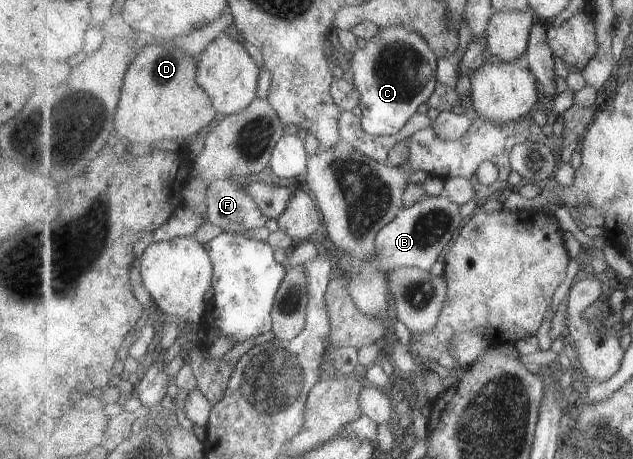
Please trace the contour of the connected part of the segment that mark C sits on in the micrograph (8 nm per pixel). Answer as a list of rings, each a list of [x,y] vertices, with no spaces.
[[[404,24],[379,28],[376,35],[370,38],[366,46],[354,54],[351,60],[352,82],[361,93],[361,104],[359,105],[362,110],[361,124],[368,135],[398,134],[406,126],[406,122],[416,114],[418,108],[434,95],[437,86],[436,70],[439,57],[428,44],[428,40],[424,38],[424,34],[408,30]]]

